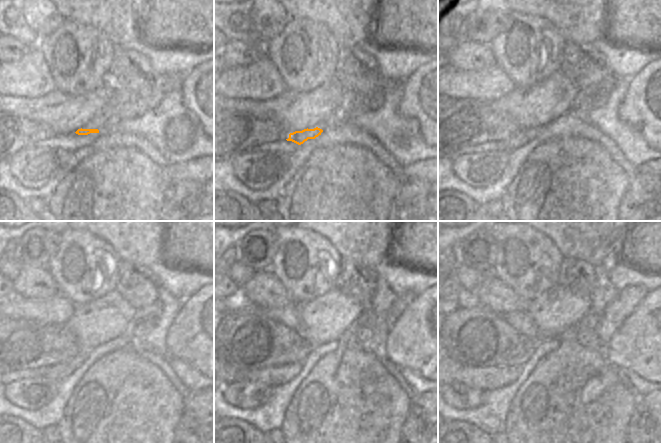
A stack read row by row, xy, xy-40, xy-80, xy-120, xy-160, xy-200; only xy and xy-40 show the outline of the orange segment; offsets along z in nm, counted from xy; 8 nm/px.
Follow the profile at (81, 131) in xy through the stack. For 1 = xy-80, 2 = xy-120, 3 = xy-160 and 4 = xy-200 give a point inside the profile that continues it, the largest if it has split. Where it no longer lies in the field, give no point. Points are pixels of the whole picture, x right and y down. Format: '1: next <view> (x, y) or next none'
1: next xy-80 (523, 136)
2: next xy-120 (55, 374)
3: next xy-160 (274, 376)
4: next xy-200 (486, 378)

